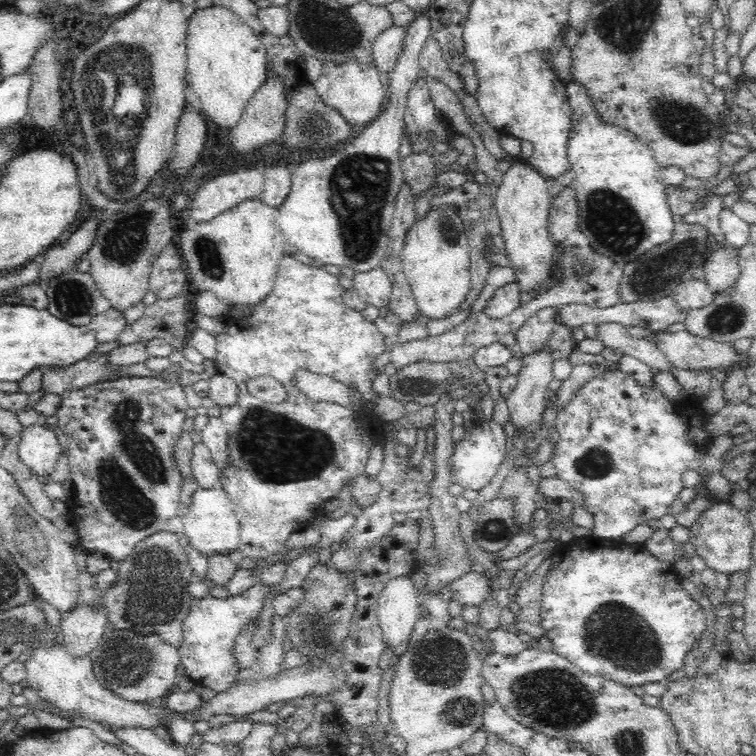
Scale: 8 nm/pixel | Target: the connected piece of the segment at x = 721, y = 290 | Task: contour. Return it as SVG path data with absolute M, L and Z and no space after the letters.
M729 246L716 247L704 264L705 280L714 294L725 295L731 291L739 272L739 250Z

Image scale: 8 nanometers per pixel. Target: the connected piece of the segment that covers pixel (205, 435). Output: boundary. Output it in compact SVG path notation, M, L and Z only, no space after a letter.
M208 416L208 422L201 431L201 438L201 441L210 449L221 476L221 472L229 463L228 429L221 417Z

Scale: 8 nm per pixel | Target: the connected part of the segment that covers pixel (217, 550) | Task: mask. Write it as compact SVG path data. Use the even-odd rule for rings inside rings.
M198 487L191 496L188 513L184 514L183 529L190 545L204 556L229 554L239 548L240 525L234 515L232 504L222 488L205 489Z

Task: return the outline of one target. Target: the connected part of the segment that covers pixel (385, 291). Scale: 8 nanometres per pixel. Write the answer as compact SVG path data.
M378 266L368 273L355 274L353 288L365 303L379 309L389 304L392 281L388 274Z

